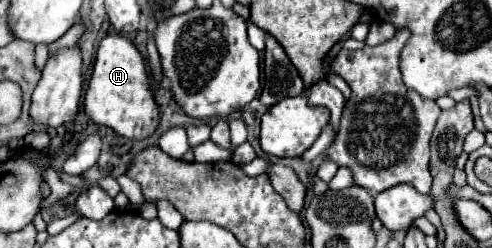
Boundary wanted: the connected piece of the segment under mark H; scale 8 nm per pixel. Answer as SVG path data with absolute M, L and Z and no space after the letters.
M106 35L100 41L94 71L84 95L84 113L96 125L110 127L126 139L144 141L154 135L158 127L158 105L150 91L150 79L146 75L142 55L124 35Z

